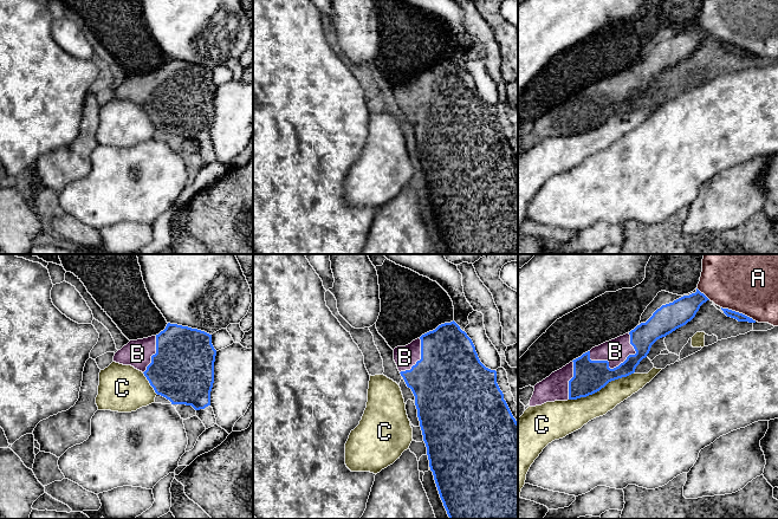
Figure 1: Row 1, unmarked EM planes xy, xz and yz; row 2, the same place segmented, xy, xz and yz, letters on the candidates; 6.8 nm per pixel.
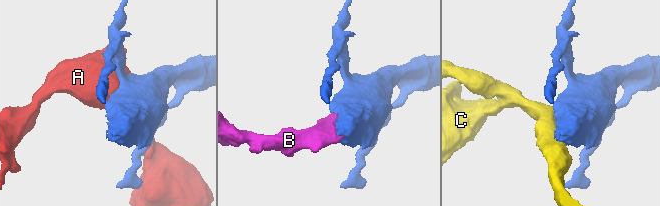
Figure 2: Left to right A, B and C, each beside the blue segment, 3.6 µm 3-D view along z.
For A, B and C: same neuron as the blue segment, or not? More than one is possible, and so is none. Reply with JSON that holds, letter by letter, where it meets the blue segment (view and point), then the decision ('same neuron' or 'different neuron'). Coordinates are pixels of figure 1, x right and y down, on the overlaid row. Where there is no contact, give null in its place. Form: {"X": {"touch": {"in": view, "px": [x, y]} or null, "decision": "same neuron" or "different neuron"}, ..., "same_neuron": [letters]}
{"A": {"touch": {"in": "yz", "px": [738, 312]}, "decision": "different neuron"}, "B": {"touch": {"in": "yz", "px": [621, 363]}, "decision": "same neuron"}, "C": {"touch": {"in": "yz", "px": [601, 388]}, "decision": "different neuron"}, "same_neuron": ["B"]}

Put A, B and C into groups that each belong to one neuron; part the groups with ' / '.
A / B / C

